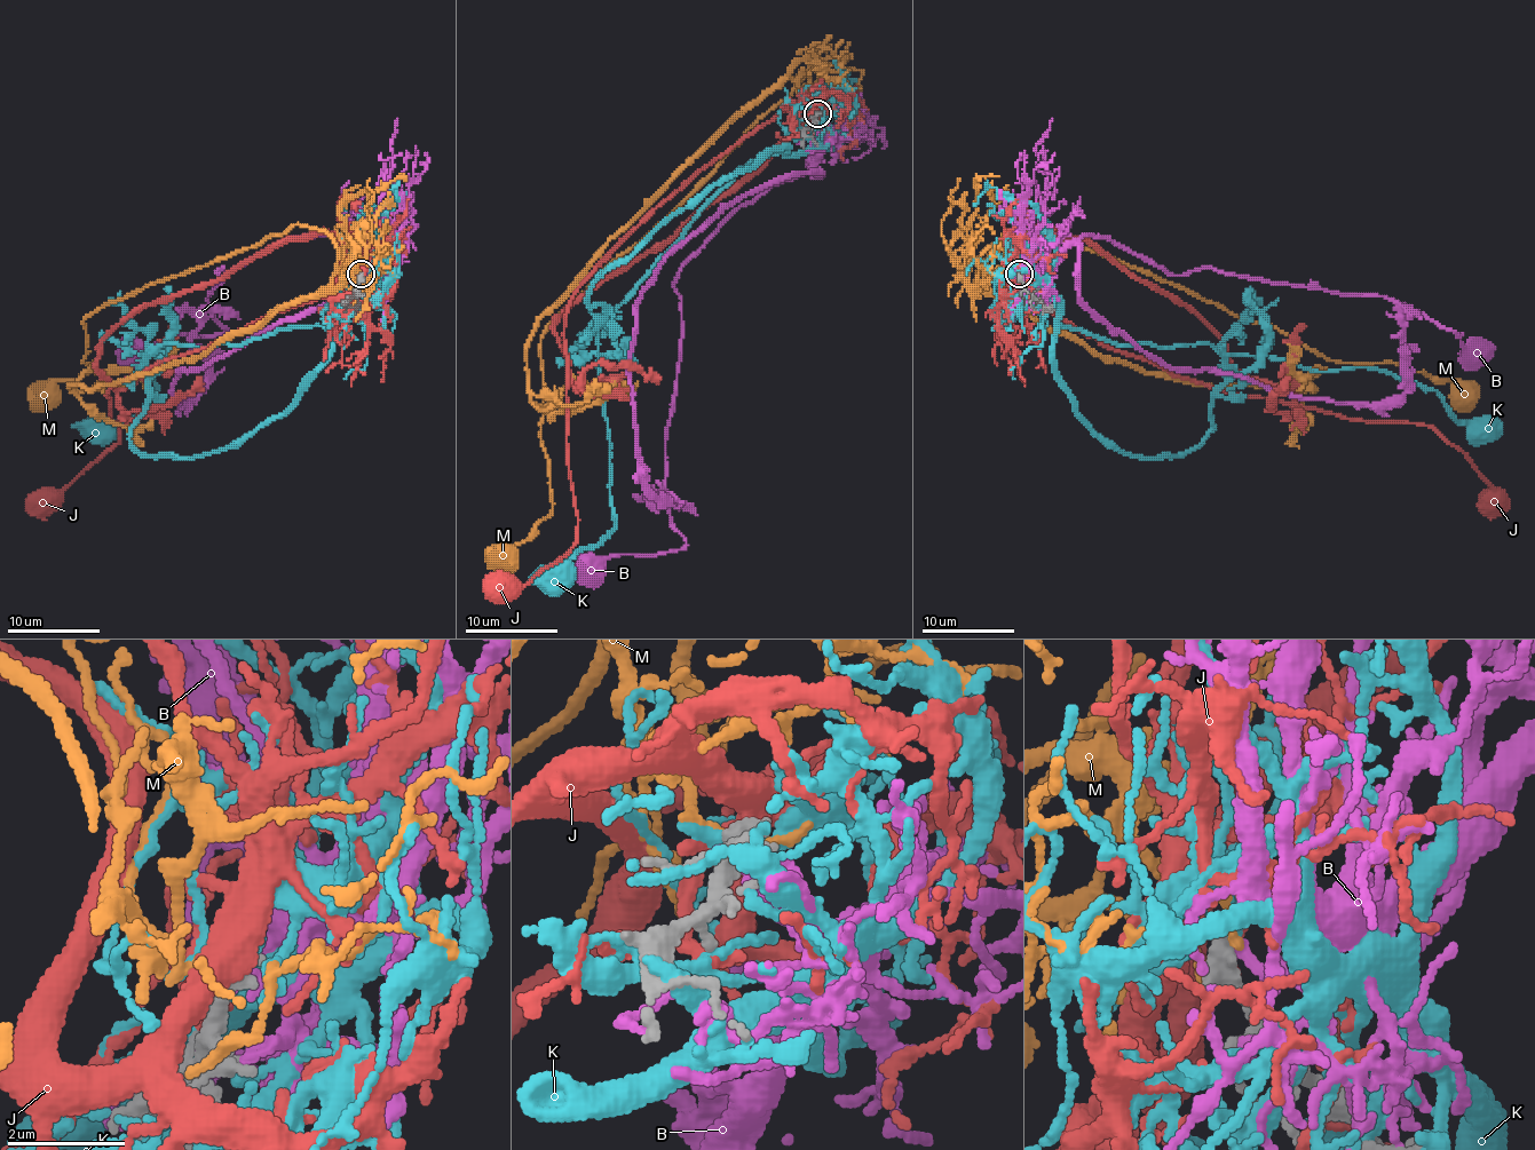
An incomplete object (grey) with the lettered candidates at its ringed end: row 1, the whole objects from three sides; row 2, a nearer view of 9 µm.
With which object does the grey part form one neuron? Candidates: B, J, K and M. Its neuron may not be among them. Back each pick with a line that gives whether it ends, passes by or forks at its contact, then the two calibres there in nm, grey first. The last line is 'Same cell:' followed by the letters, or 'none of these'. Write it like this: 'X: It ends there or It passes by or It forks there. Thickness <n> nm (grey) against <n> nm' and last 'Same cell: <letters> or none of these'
J: It forks there. Thickness 440 nm (grey) against 360 nm
Same cell: J

